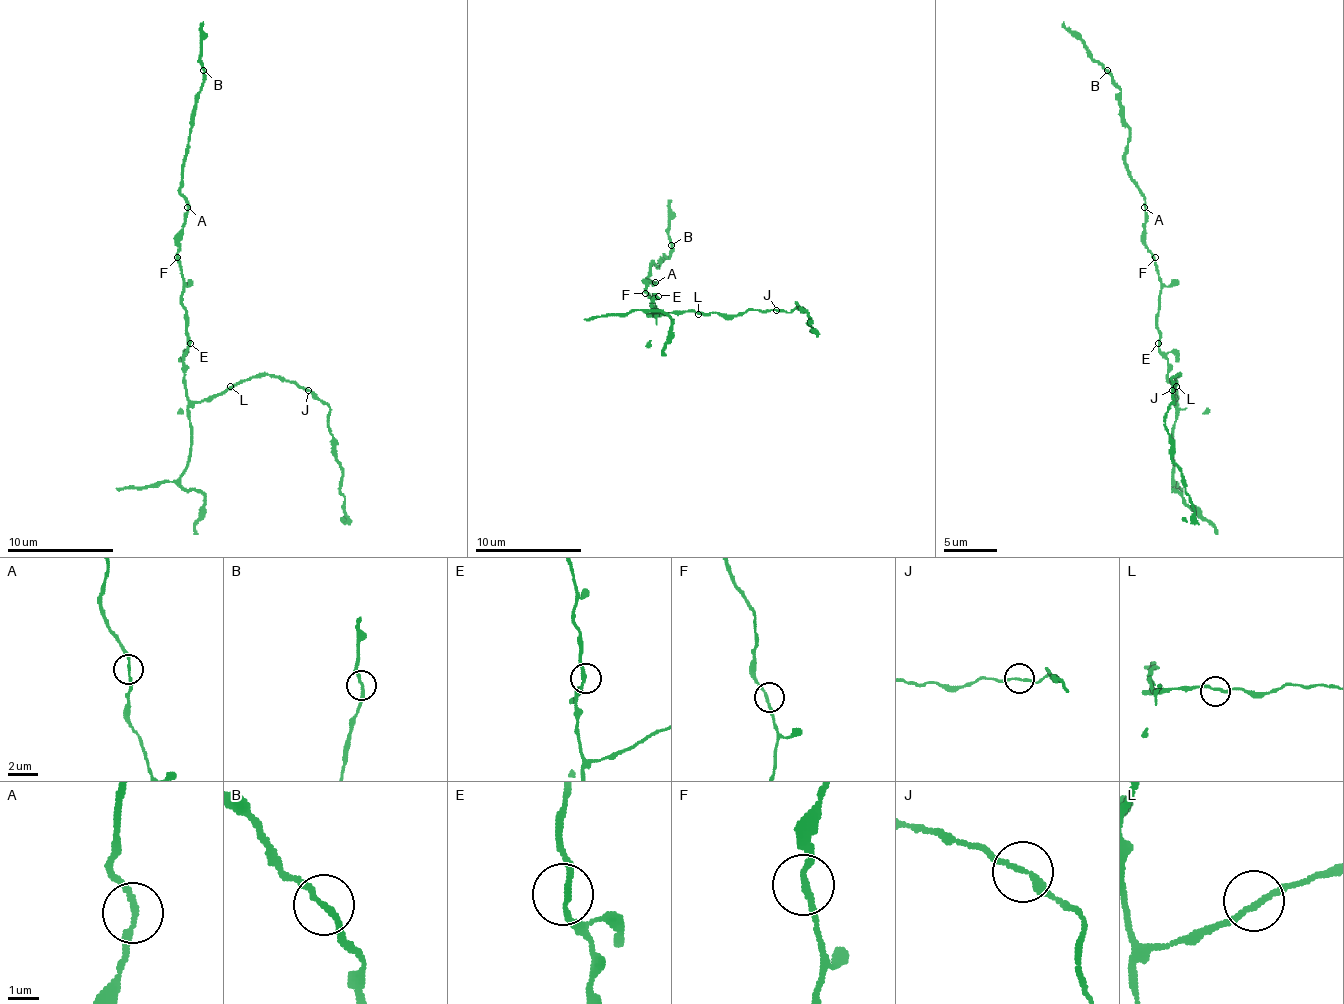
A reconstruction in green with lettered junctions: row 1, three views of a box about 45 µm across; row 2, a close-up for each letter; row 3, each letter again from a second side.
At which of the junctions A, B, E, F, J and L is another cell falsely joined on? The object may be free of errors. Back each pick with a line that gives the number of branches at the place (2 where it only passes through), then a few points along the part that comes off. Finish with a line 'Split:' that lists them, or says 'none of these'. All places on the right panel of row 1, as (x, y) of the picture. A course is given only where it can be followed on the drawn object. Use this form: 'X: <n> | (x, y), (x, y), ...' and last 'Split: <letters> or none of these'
Split: none of these

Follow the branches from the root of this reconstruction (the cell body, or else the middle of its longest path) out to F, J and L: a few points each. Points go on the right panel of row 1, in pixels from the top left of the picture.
F: (1160, 343), (1158, 327), (1160, 276), (1155, 257)
J: (1160, 343), (1160, 354), (1168, 362), (1168, 383), (1176, 394), (1174, 402), (1176, 375), (1171, 380), (1171, 391)
L: (1160, 343), (1160, 354), (1168, 362), (1168, 383), (1176, 394), (1174, 402), (1176, 386)

